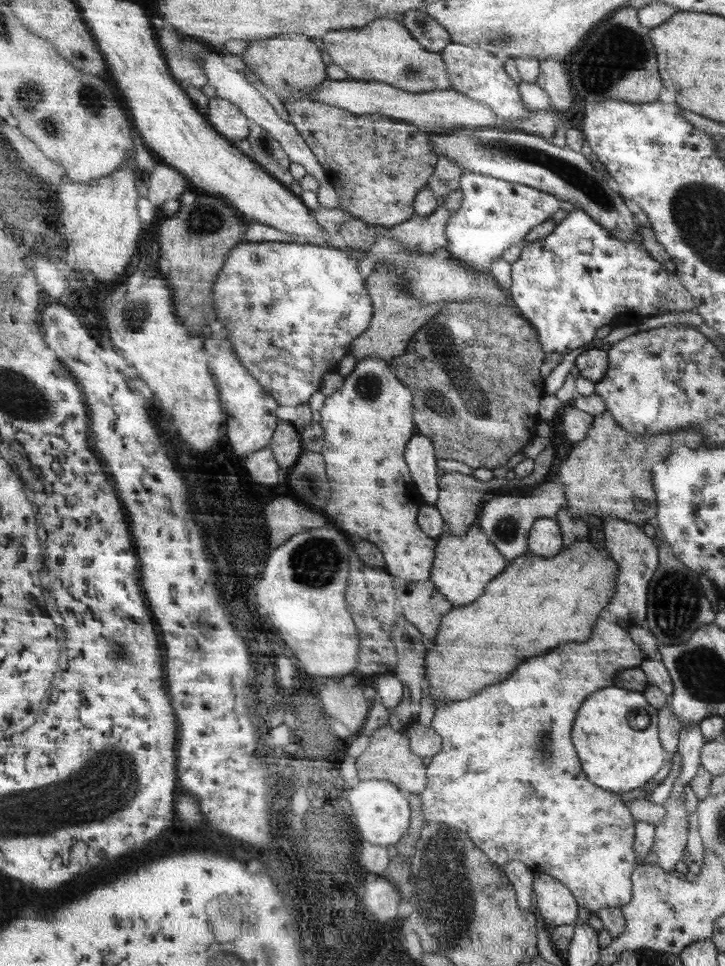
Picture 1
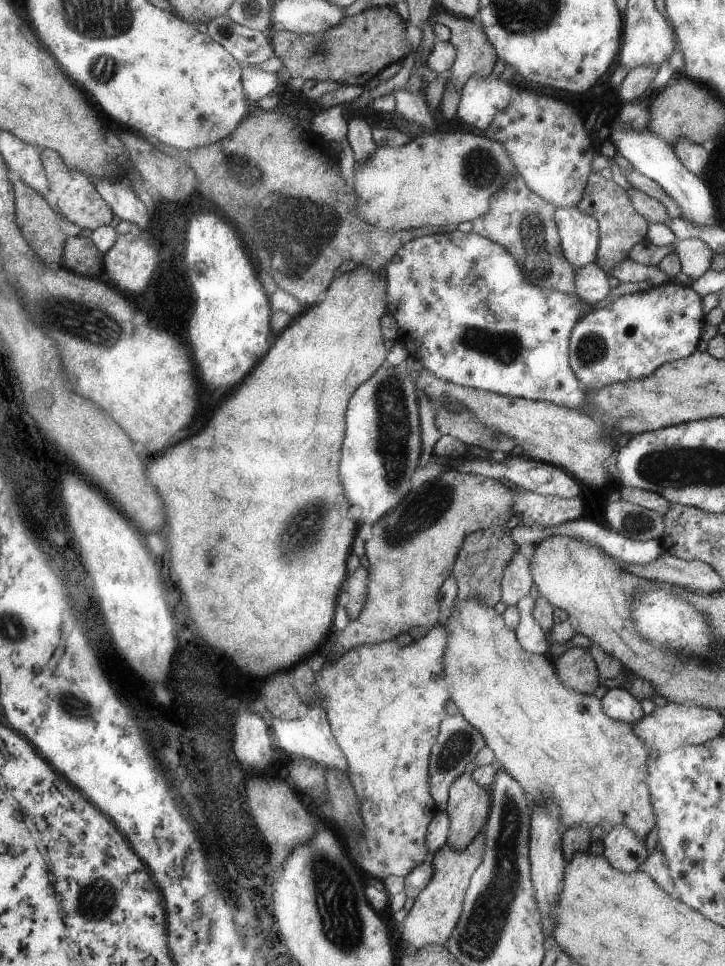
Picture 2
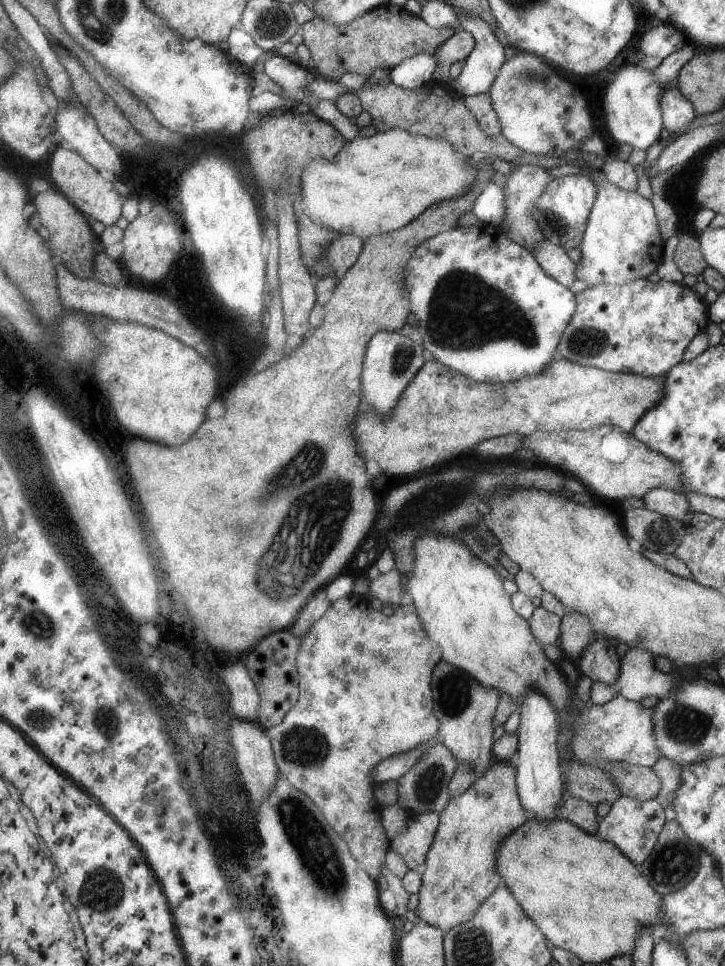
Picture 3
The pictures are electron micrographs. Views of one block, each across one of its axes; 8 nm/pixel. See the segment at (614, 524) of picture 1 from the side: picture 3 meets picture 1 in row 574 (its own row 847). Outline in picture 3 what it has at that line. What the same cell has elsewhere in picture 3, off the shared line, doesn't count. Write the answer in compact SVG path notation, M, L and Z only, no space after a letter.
M621 794L618 800L612 803L608 814L599 821L595 835L599 839L615 843L633 863L639 865L650 856L664 824L666 824L664 806L657 798L641 801Z

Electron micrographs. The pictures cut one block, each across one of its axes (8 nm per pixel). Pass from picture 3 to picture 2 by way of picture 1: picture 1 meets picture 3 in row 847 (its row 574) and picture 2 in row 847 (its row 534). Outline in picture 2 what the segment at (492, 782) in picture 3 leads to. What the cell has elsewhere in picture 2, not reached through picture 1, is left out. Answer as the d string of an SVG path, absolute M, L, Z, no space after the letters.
M480 833L464 849L457 849L446 844L438 853L430 857L433 864L433 875L429 883L415 893L415 902L400 924L401 938L407 944L413 944L417 949L426 945L444 945L451 938L462 916L462 902L470 888L471 878L475 870L483 864L487 852L487 835Z

